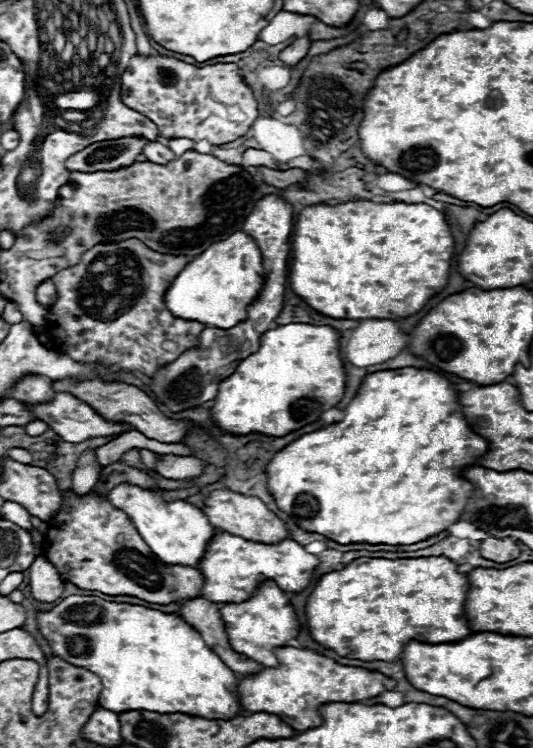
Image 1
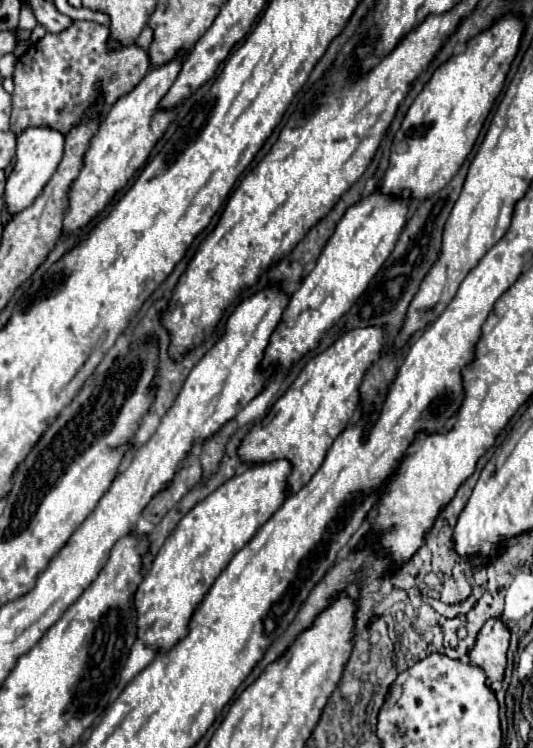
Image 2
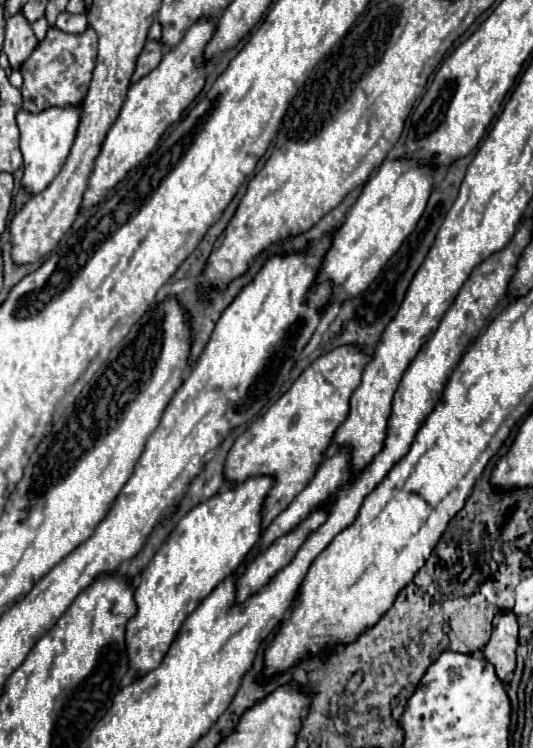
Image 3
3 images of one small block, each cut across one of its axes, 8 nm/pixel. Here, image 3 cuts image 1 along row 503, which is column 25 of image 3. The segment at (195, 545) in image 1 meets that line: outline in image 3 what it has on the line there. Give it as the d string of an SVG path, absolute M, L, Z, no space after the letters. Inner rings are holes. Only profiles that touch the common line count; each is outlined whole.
M50 106L38 114L20 110L16 120L20 128L20 150L24 156L24 176L22 176L22 186L38 194L42 192L52 178L60 172L60 166L64 166L68 158L68 150L72 148L72 138L76 138L76 126L80 124L80 106Z

